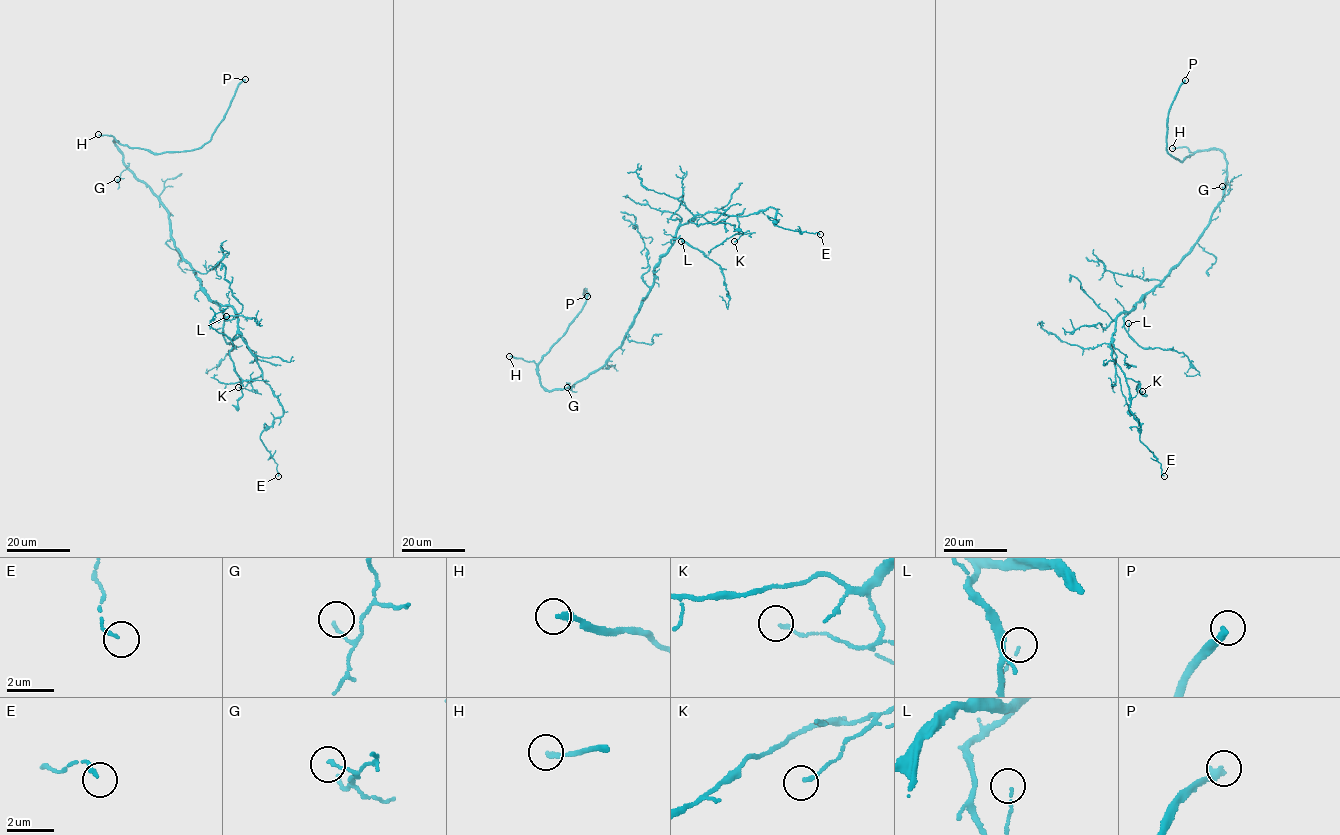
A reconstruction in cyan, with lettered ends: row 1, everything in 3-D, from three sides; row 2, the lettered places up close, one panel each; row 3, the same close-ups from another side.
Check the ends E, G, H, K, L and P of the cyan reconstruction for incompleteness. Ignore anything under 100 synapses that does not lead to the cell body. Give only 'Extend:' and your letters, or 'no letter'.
Extend: H, P

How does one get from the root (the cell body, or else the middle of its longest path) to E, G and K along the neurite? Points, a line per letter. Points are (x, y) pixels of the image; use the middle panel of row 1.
E: (630, 328), (660, 257), (678, 227), (697, 215), (741, 216), (771, 207), (776, 209), (774, 225), (820, 234)
G: (630, 328), (605, 363), (570, 387), (571, 389), (567, 387)
K: (630, 328), (678, 227), (709, 212), (734, 215), (744, 232), (734, 241)

